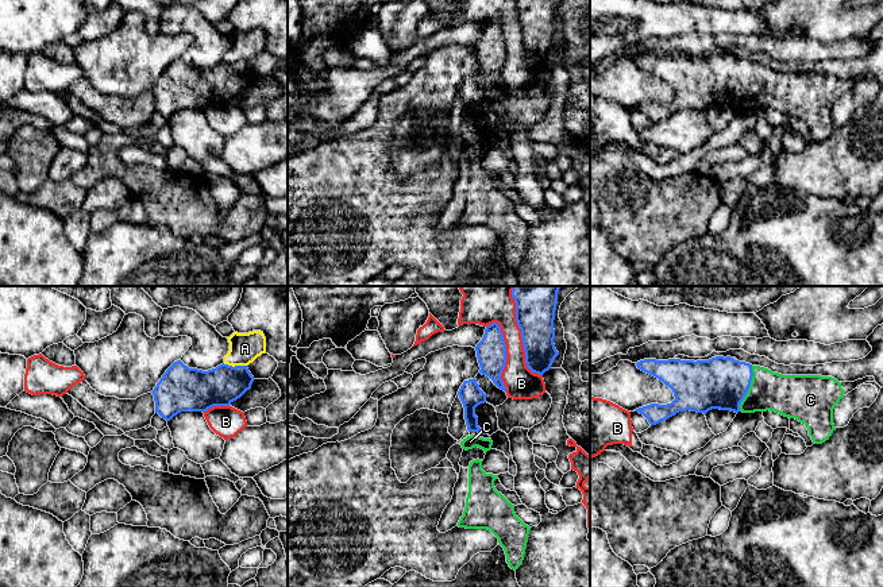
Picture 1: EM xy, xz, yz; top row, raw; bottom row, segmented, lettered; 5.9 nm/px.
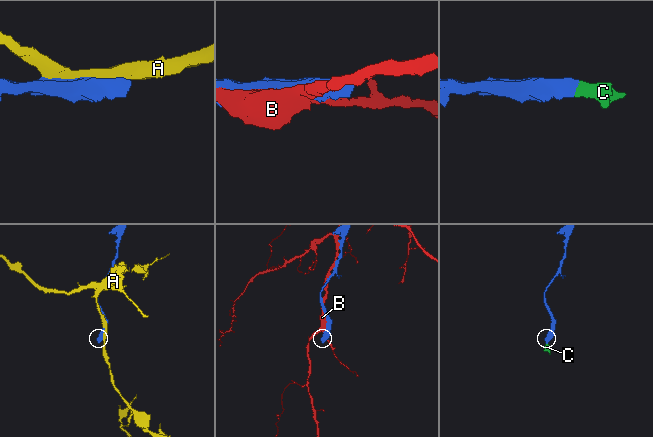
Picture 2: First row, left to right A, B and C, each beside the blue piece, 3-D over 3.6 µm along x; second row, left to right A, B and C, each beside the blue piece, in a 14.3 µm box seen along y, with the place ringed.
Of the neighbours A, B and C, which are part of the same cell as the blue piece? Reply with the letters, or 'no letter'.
C

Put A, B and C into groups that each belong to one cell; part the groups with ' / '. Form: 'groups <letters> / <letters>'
groups A / B / C

